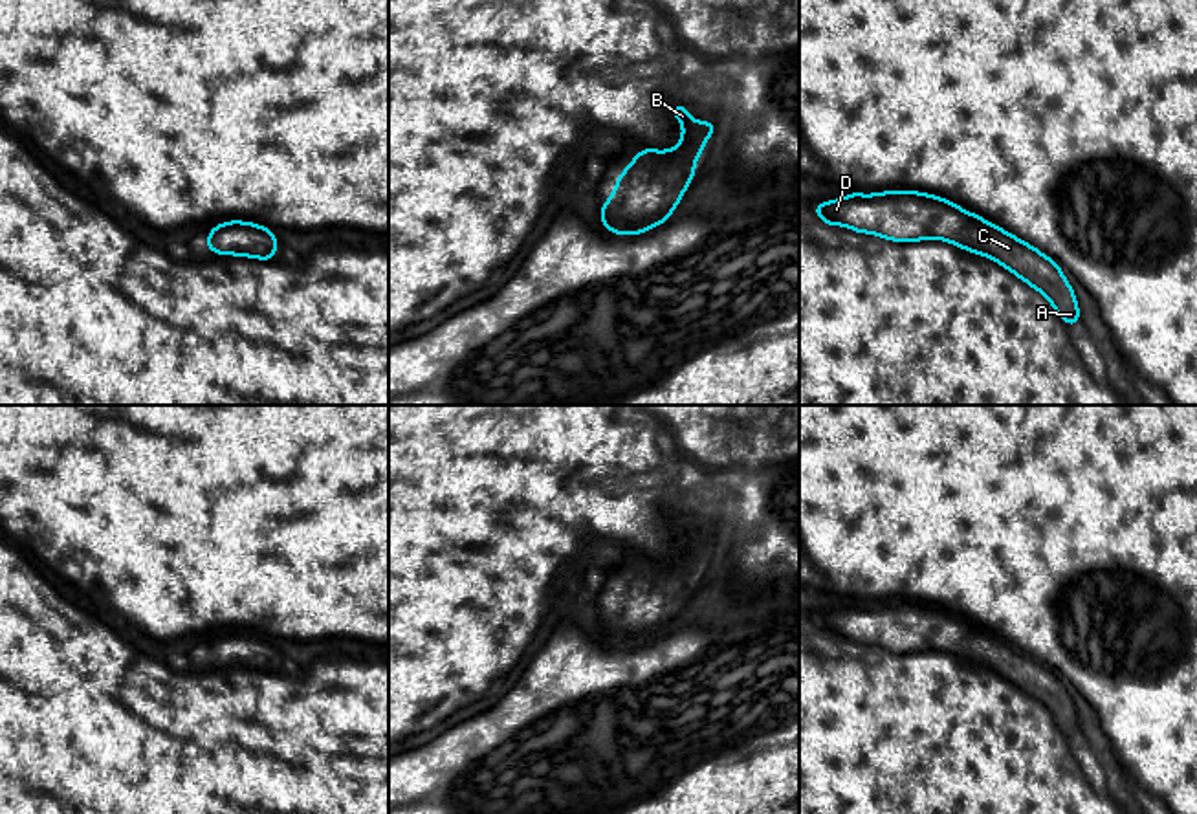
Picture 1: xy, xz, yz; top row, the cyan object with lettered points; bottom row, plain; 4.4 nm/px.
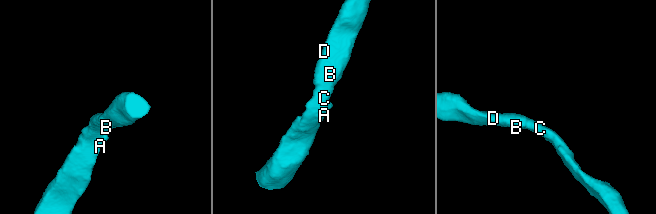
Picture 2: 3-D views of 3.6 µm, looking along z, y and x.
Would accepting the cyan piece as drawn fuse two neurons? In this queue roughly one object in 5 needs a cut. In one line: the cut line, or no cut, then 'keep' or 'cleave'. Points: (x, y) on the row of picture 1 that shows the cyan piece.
no cut | keep

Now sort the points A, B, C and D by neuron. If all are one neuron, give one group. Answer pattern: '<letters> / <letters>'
A B C D

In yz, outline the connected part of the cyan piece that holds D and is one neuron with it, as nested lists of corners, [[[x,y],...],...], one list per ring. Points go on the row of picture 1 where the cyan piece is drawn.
[[[917,191],[849,192],[810,207],[825,226],[845,226],[893,242],[946,240],[990,257],[1043,293],[1069,330],[1082,323],[1072,286],[1052,258],[950,200]]]

